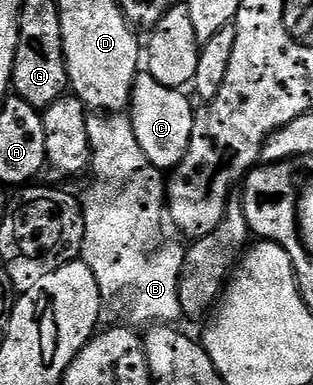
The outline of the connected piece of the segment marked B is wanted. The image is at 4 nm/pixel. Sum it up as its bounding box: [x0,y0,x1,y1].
[82,114,185,324]

